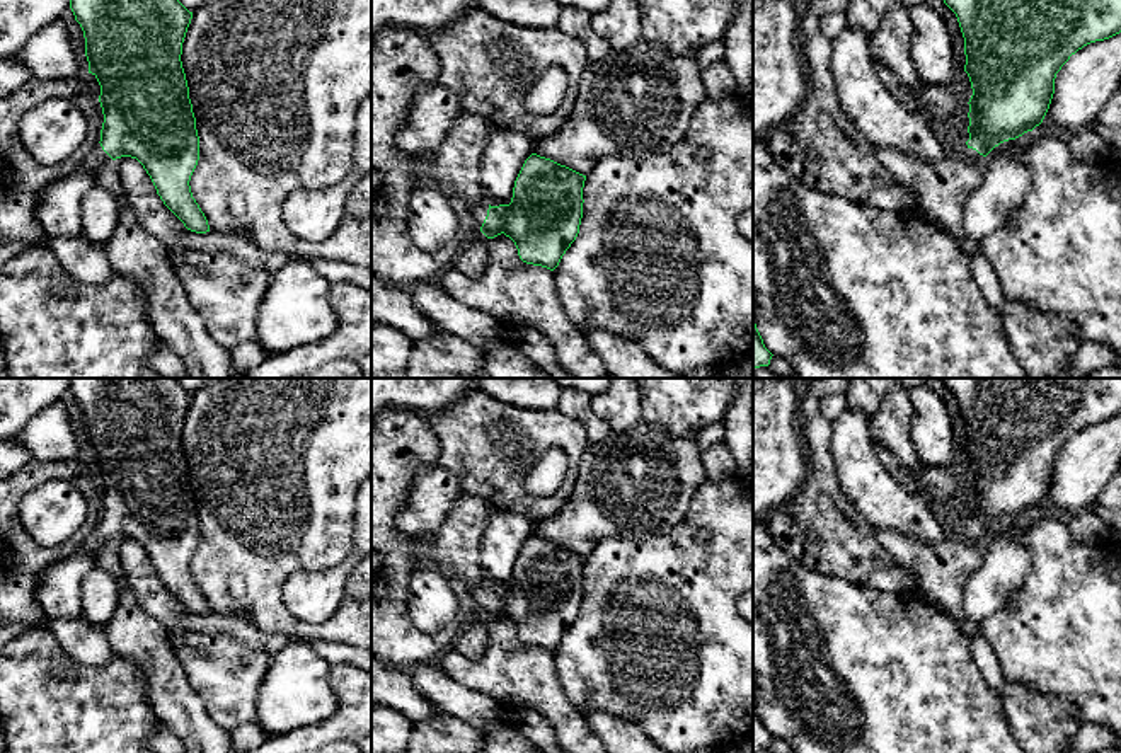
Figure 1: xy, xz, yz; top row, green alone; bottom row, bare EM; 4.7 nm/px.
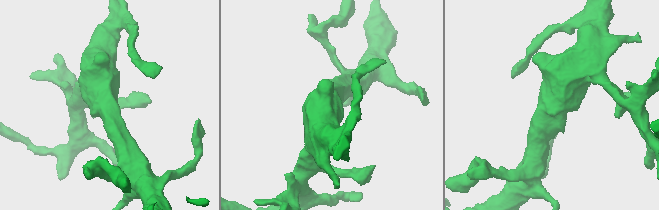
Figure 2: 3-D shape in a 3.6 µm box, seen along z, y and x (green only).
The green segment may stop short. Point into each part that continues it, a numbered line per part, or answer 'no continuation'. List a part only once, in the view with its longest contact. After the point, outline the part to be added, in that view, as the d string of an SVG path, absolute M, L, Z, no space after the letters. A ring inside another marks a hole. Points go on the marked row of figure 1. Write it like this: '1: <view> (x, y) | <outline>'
1: xz (477, 213) | M479 204L479 206L469 208L469 213L479 228L482 227L482 223L487 216L487 210L489 210L487 204Z

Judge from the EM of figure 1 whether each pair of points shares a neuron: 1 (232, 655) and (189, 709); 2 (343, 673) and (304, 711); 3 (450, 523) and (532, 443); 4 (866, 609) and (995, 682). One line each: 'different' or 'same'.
1: different
2: different
3: different
4: different

